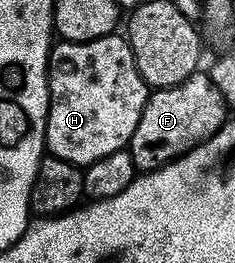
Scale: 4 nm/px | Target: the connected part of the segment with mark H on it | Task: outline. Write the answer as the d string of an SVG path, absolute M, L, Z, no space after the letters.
M112 33L105 37L97 37L88 43L69 43L59 41L52 46L51 58L47 60L47 93L49 102L47 105L47 142L46 150L52 155L61 157L61 161L69 161L80 169L85 169L91 163L95 163L101 157L109 157L109 153L117 153L124 150L130 144L133 137L133 129L137 129L137 121L141 121L141 113L147 104L149 88L135 64L135 58L131 52L131 46L127 44L122 34Z

